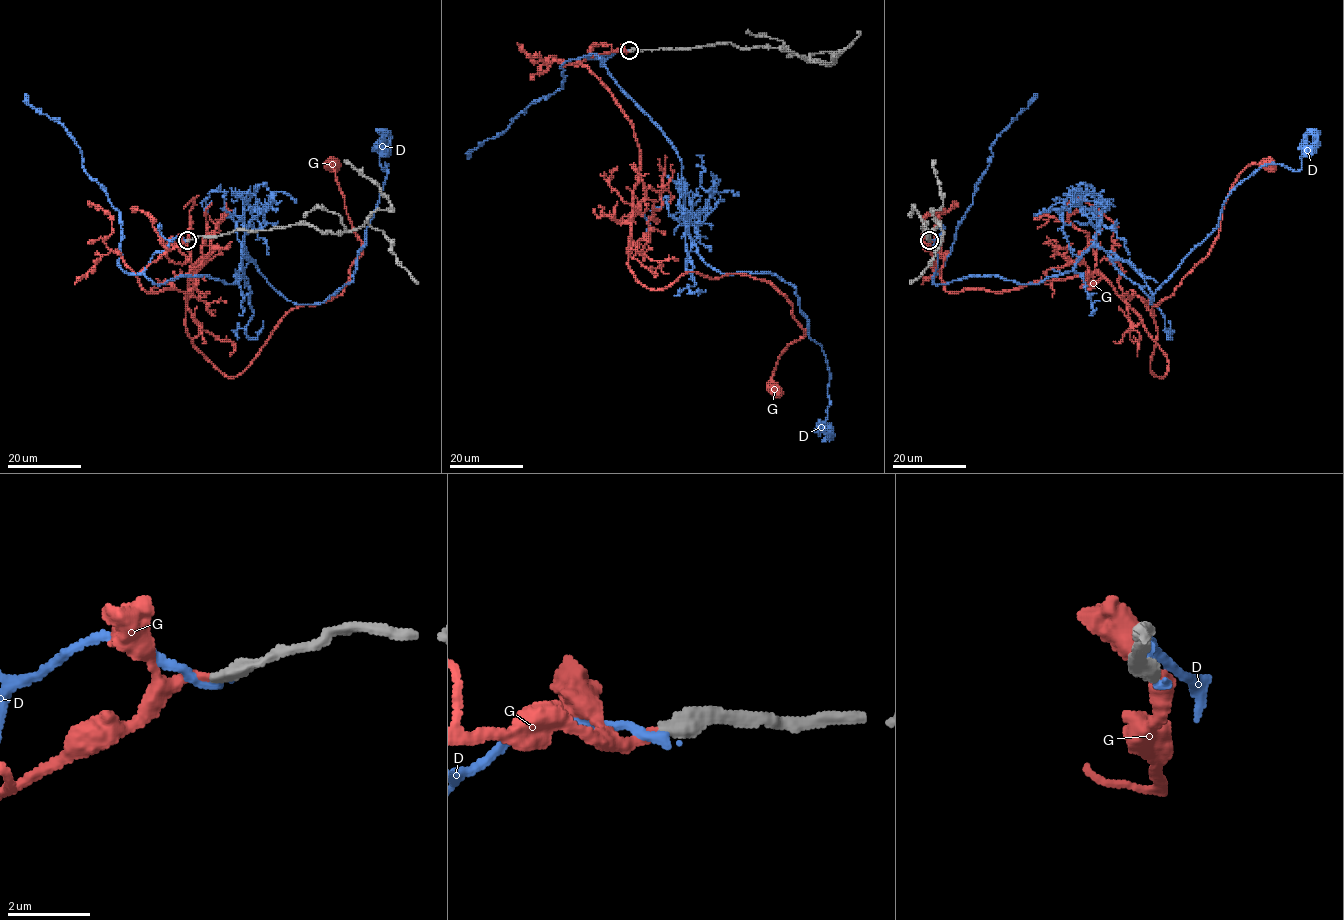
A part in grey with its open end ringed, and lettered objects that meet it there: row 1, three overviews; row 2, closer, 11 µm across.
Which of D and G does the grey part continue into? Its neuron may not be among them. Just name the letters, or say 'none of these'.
G

